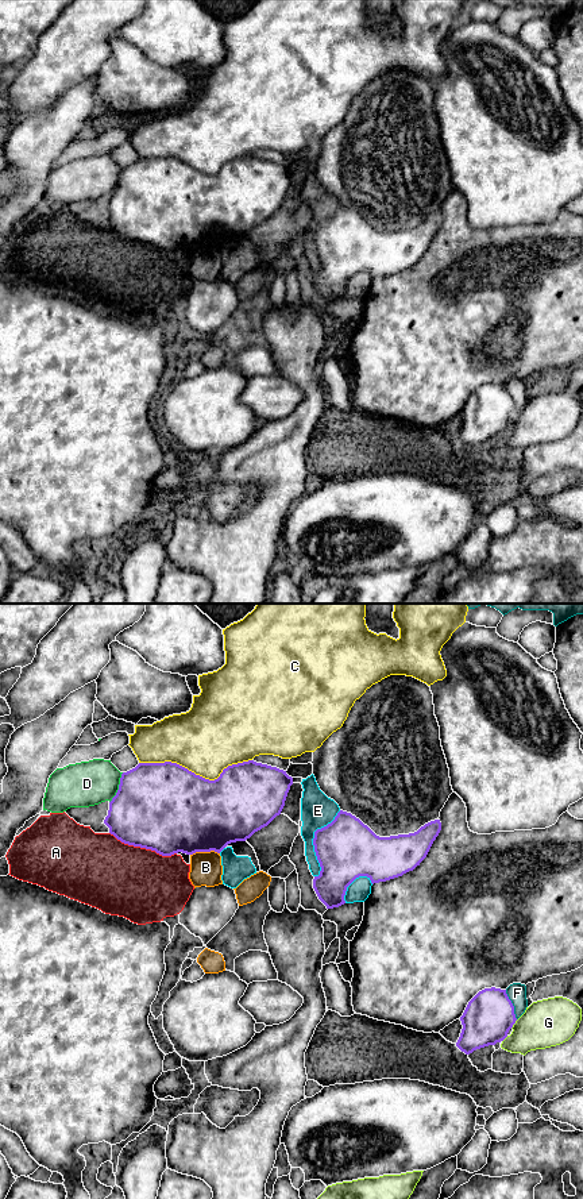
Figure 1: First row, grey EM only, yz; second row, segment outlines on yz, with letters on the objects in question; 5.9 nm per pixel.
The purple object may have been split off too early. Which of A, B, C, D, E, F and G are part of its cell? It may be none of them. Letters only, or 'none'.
none

